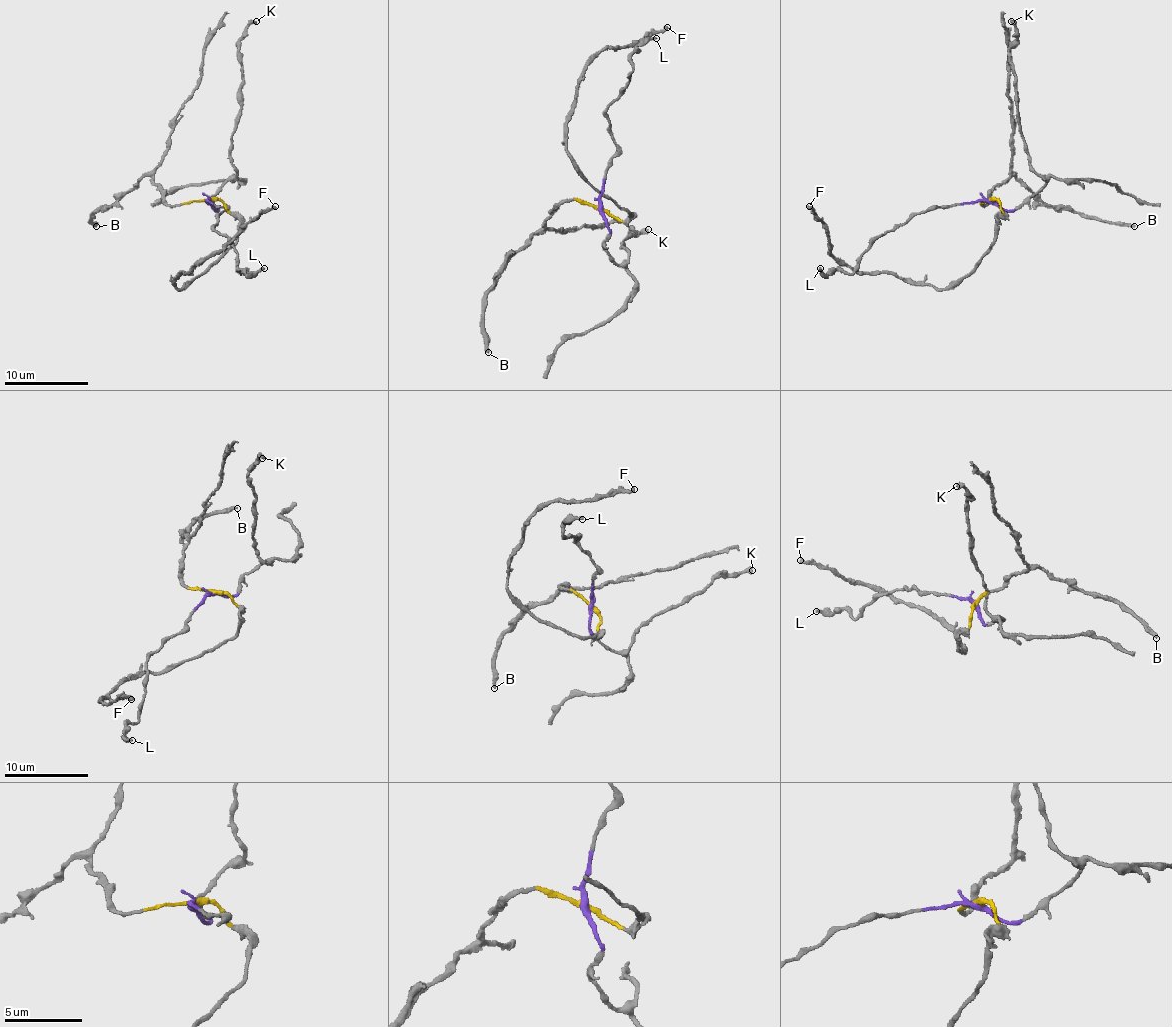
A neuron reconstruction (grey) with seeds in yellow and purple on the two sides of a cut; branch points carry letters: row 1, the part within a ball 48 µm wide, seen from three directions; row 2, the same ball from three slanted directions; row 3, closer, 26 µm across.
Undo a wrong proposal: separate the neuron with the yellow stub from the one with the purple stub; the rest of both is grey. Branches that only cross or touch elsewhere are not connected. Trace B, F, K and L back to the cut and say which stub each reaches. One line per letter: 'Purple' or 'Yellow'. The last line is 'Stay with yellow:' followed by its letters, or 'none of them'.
B: Yellow
F: Yellow
K: Purple
L: Purple
Stay with yellow: B, F

